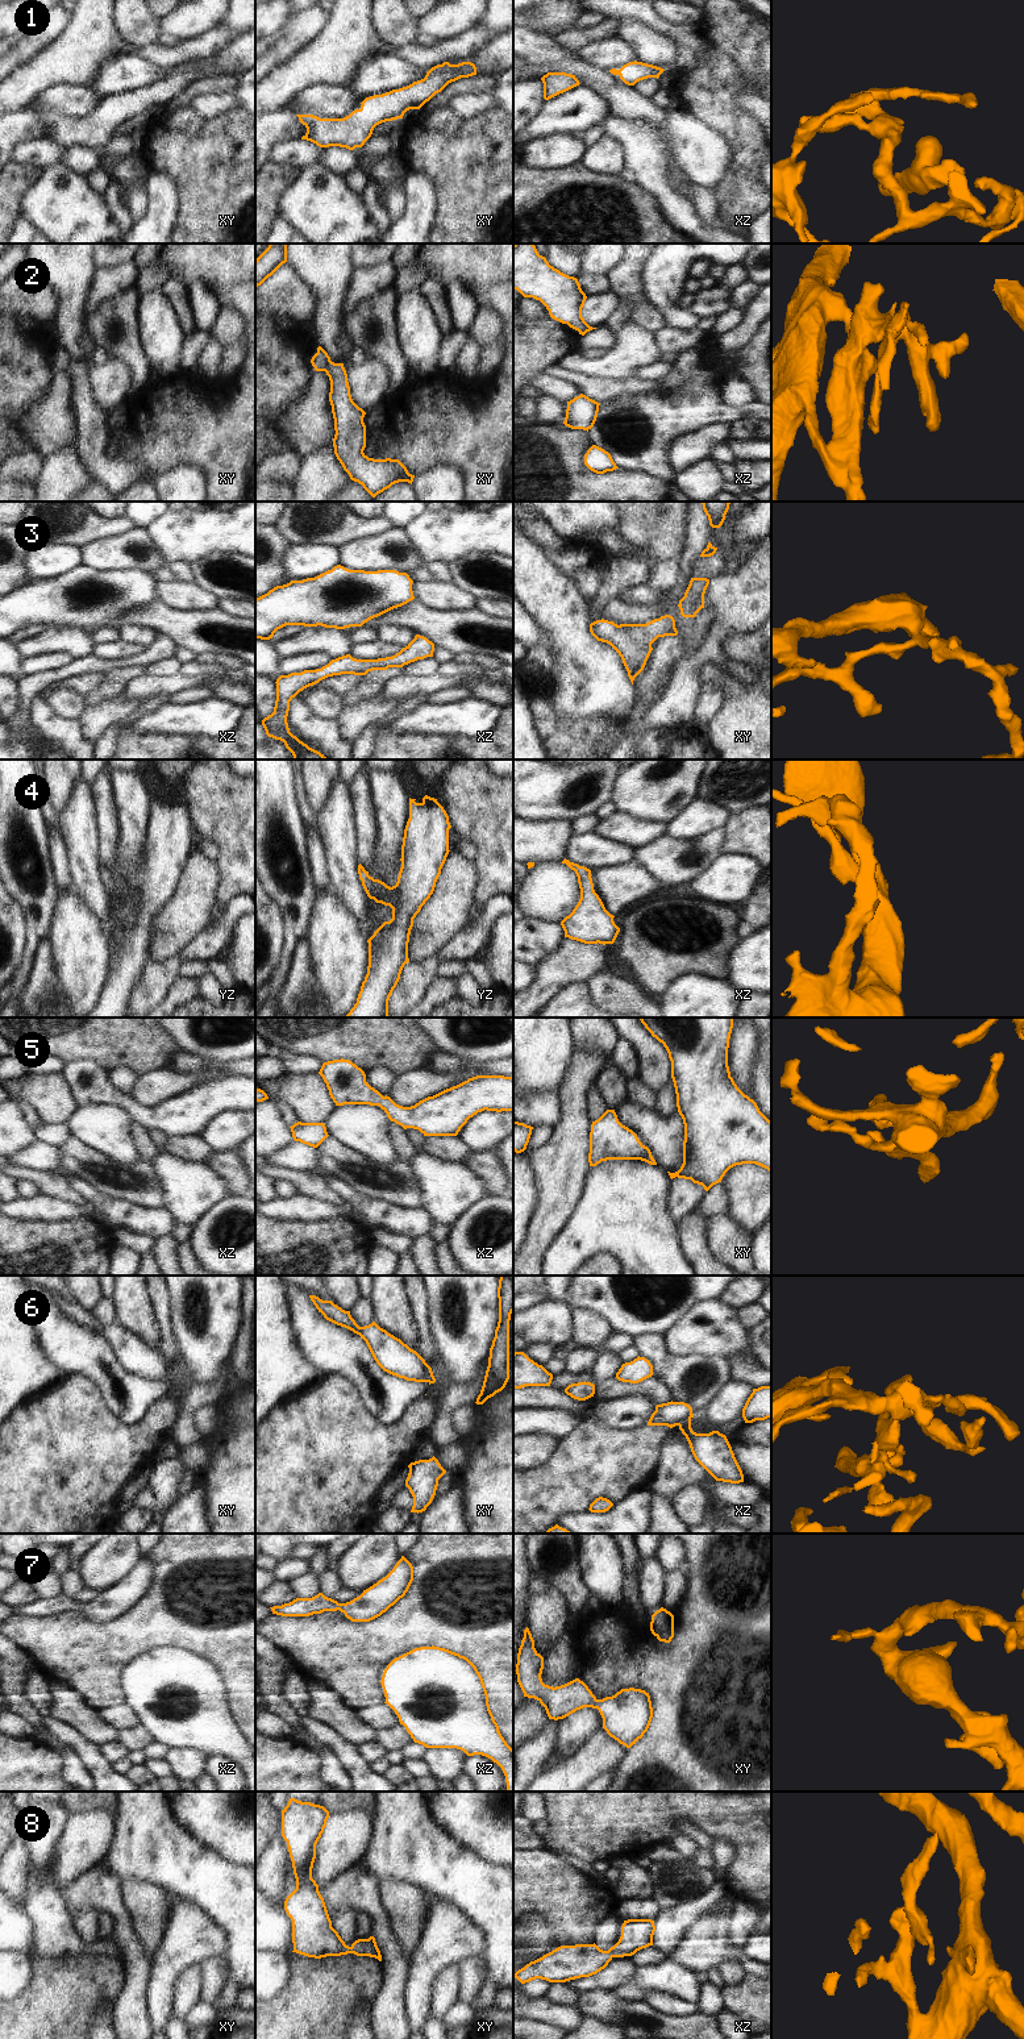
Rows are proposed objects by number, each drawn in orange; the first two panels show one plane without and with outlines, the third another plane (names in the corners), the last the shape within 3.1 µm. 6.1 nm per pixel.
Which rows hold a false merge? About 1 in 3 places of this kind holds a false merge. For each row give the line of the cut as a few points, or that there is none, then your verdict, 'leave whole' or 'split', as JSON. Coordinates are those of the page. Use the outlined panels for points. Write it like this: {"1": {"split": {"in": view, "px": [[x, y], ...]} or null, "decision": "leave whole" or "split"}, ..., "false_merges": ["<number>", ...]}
{"1": {"split": null, "decision": "leave whole"}, "2": {"split": {"in": "xy", "px": [[331, 361], [324, 370]]}, "decision": "split"}, "3": {"split": null, "decision": "leave whole"}, "4": {"split": null, "decision": "leave whole"}, "5": {"split": null, "decision": "leave whole"}, "6": {"split": {"in": "xz", "px": [[690, 1418], [686, 1418], [679, 1426]]}, "decision": "split"}, "7": {"split": null, "decision": "leave whole"}, "8": {"split": null, "decision": "leave whole"}, "false_merges": ["2", "6"]}

